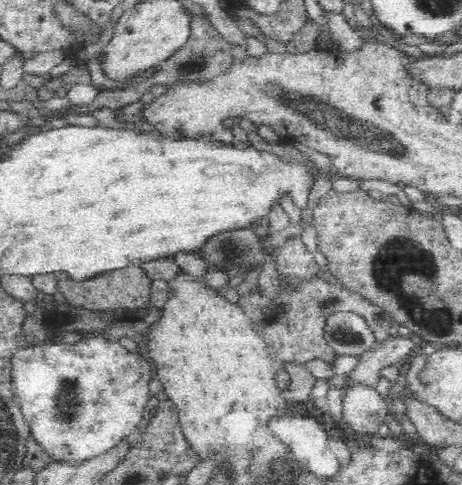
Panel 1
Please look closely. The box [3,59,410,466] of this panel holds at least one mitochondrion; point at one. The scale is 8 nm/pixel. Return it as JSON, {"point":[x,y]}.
{"point":[344,125]}

